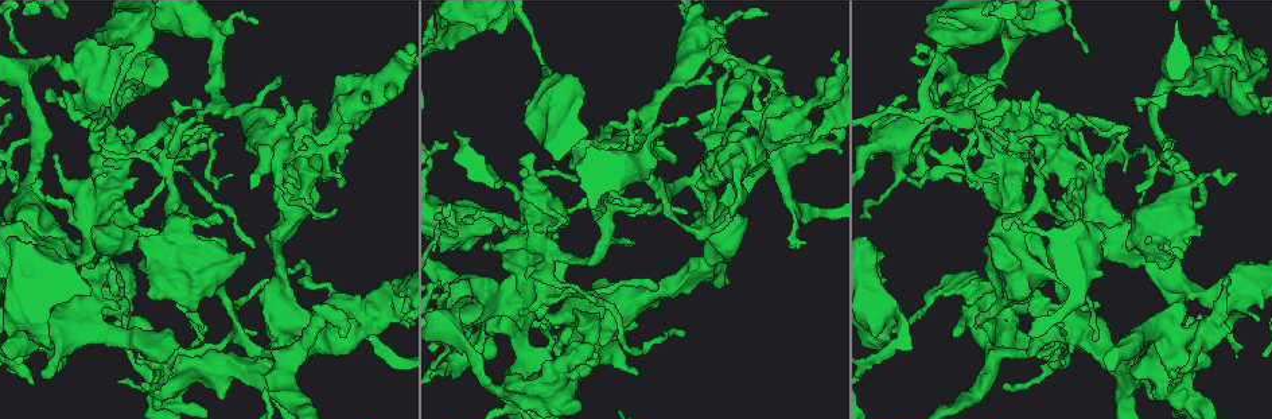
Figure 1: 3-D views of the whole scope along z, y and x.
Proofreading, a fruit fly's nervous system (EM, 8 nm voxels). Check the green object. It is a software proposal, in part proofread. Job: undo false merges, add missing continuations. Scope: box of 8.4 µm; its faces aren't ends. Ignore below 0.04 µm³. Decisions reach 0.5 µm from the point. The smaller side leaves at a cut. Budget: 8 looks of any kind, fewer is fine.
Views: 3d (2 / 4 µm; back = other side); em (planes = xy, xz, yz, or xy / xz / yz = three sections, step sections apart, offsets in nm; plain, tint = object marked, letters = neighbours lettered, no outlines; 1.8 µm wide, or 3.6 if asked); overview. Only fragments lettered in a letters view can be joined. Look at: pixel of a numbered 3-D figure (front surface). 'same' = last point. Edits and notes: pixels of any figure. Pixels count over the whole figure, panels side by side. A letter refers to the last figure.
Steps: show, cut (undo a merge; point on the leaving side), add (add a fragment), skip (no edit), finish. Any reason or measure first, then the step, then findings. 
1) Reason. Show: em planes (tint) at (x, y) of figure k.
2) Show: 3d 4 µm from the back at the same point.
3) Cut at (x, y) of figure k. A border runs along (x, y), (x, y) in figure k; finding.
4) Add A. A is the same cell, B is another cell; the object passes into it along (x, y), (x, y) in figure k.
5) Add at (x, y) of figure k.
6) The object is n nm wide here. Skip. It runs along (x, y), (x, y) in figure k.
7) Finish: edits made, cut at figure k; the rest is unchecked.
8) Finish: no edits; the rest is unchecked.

Abrupt turn. Show: em yz step 4 (tint) at (541, 226) of figure 1.

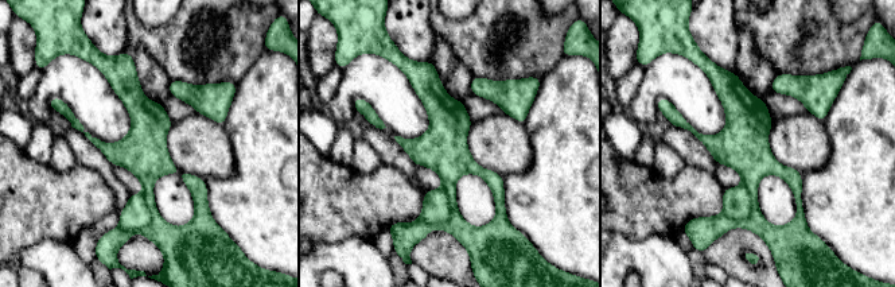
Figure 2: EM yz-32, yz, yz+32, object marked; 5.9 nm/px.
See the neighbours. Show: em yz step 4 (letters) at the same point.

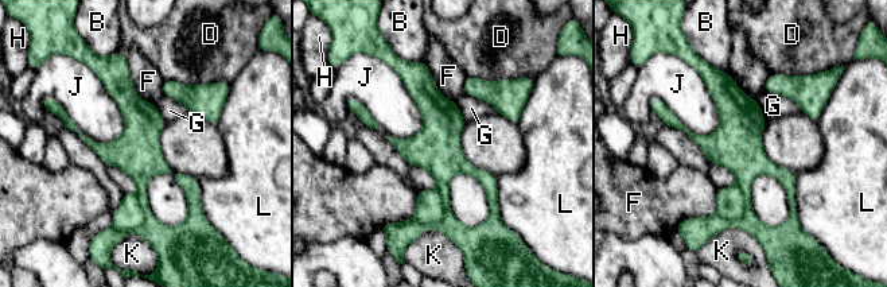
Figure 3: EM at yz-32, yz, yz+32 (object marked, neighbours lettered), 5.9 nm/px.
The object is 280 nm wide here. Cut at (744, 165) of figure 3. B, D, F, G, H, J, K and L are other cells; the part that leaves runs along (423, 68), (450, 227) in figure 3; a second neuron is stuck on.

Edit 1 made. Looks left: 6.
Thin arm on a thick one. Show: em xz step 4 (tint) at (73, 247) of figure 1.

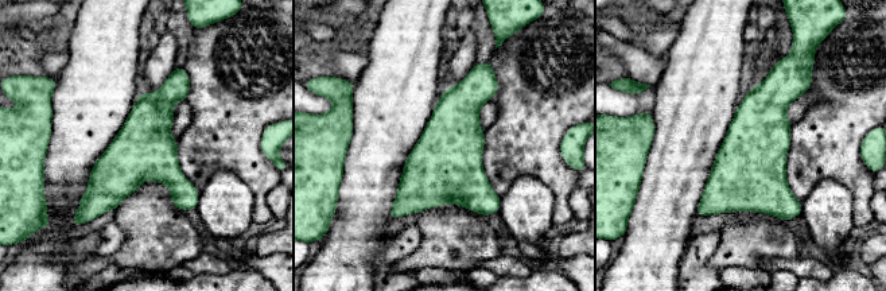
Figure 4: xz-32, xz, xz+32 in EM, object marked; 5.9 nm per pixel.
Show: em planes (tint) at the same point.

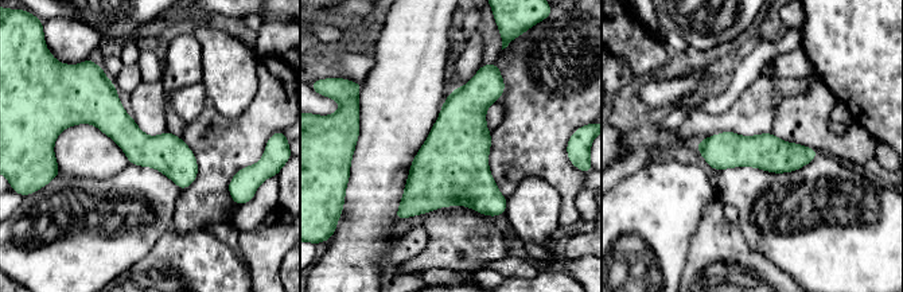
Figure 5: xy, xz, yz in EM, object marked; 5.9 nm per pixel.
What lies round it. Show: em planes (letters) at the same point.

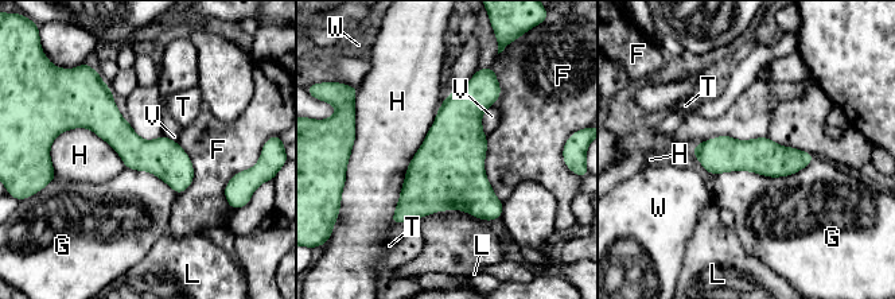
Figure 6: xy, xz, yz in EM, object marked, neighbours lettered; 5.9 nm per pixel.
The object is 220 nm wide here; the longest contact is with H, 750 nm. Skip. F, G, H, L, T, V and W are other cells; continuous, no second neuron.

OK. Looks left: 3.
Redraw. Show: overview.

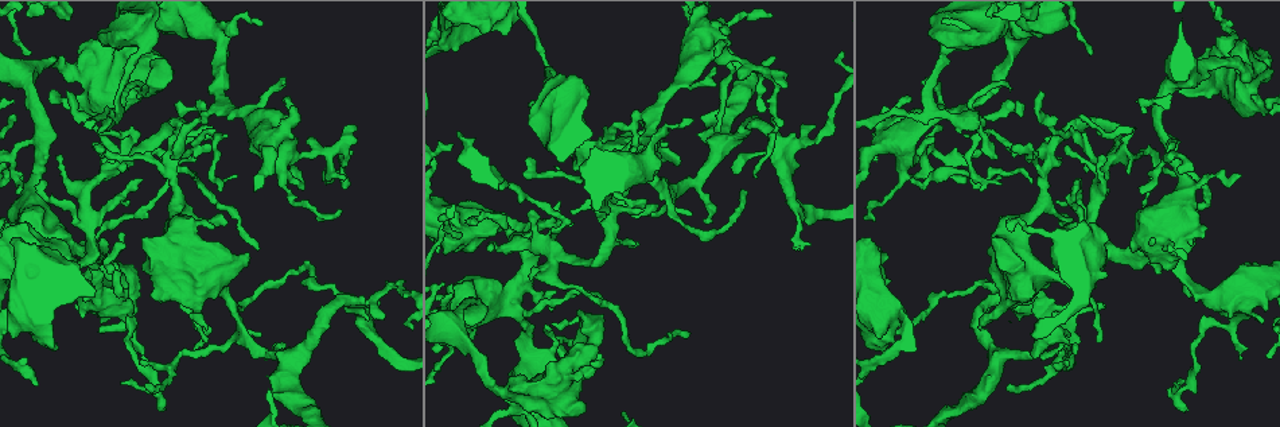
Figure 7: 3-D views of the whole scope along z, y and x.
Thin end. Show: em planes (letters) at (809, 242) of figure 7.

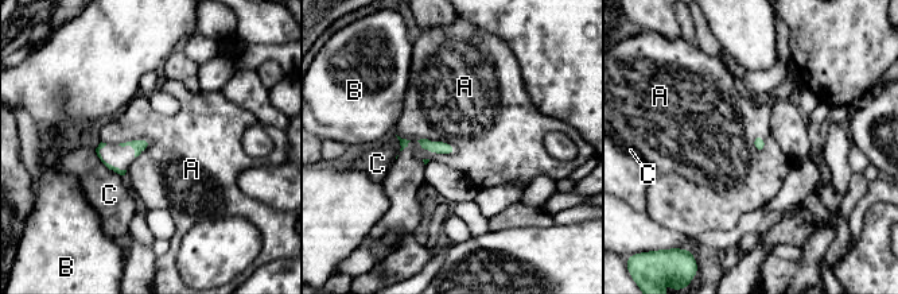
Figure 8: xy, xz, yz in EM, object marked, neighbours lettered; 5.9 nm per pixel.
The longest contact is with A, 260 nm. Skip. A, B and C are other cells; a border runs along (416, 140), (446, 140), (457, 151) in figure 8; no lettered fragment goes on from it.

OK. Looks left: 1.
Finish: edits made, cut at figure 3; the rest is unchecked.

